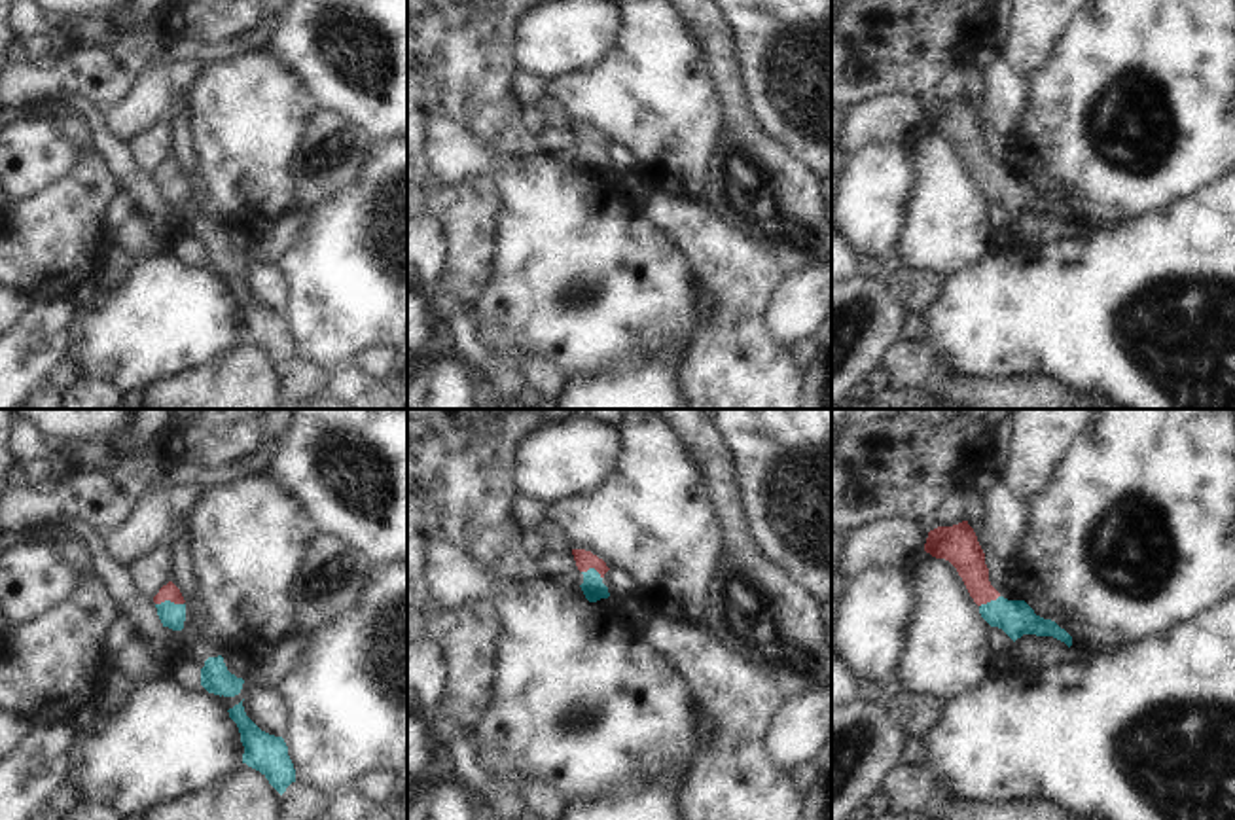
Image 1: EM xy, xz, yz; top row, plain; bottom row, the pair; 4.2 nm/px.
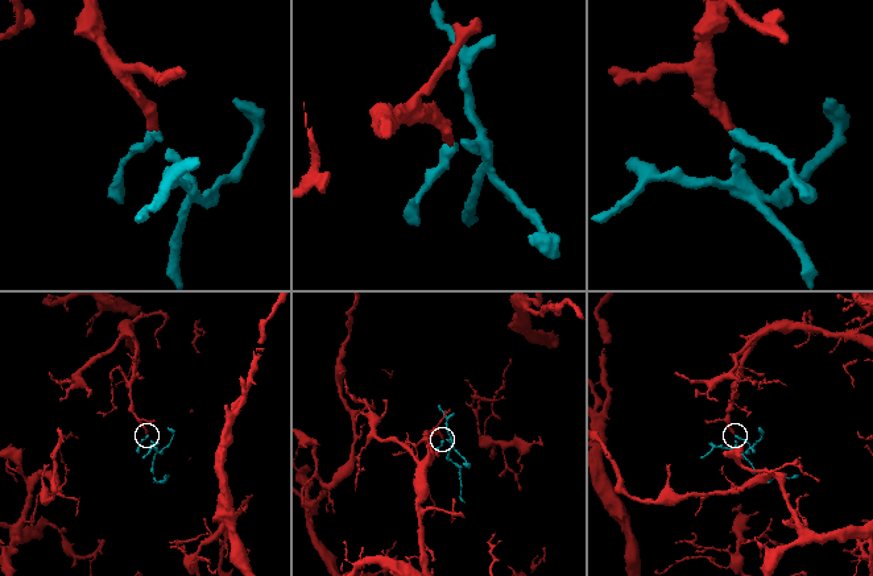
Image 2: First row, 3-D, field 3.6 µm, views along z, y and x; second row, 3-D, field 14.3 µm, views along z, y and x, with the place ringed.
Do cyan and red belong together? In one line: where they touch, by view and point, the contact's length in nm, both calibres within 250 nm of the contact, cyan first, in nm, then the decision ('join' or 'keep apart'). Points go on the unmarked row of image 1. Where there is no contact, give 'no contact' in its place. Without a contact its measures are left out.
xy (169, 177) | 120 nm | 110/70 nm | join

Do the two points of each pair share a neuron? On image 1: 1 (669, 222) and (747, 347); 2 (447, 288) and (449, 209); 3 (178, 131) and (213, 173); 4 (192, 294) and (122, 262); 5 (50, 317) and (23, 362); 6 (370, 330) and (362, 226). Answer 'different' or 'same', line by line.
1: same
2: same
3: different
4: different
5: same
6: same

